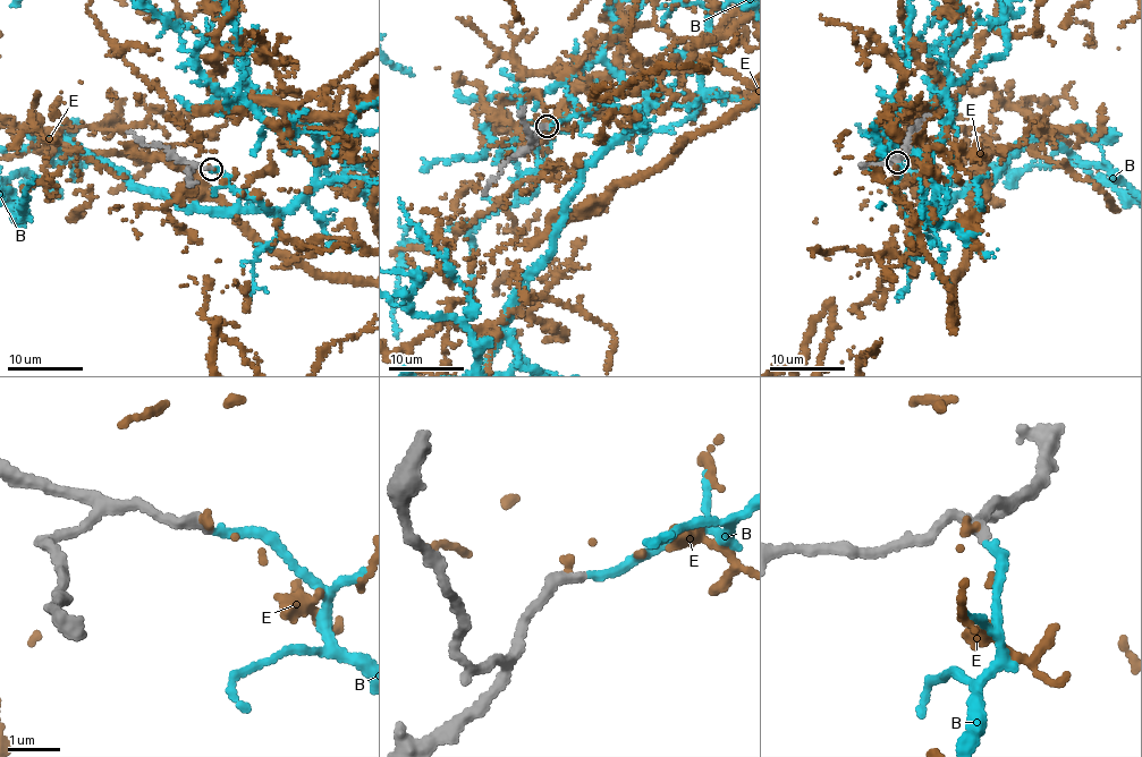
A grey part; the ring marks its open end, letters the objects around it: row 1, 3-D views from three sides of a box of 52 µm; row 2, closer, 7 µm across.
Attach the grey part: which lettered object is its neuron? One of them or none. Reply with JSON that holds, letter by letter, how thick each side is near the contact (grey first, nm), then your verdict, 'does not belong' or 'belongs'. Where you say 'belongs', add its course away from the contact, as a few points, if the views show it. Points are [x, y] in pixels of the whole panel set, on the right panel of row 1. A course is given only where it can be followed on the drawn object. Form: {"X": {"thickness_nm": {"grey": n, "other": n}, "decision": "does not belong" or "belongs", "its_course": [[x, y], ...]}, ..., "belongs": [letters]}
{"B": {"thickness_nm": {"grey": 200, "other": 160}, "decision": "belongs"}, "E": {"thickness_nm": {"grey": 200, "other": 100}, "decision": "does not belong"}, "belongs": ["B"]}

